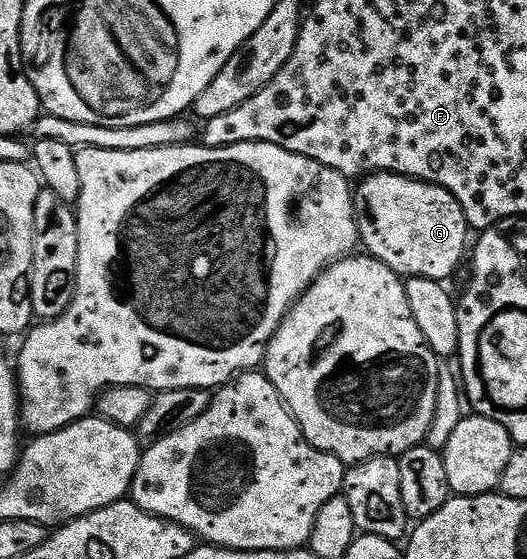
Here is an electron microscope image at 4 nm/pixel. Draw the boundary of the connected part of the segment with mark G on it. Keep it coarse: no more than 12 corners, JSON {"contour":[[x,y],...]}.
{"contour":[[378,172],[355,185],[363,251],[448,282],[470,248],[445,188]]}

